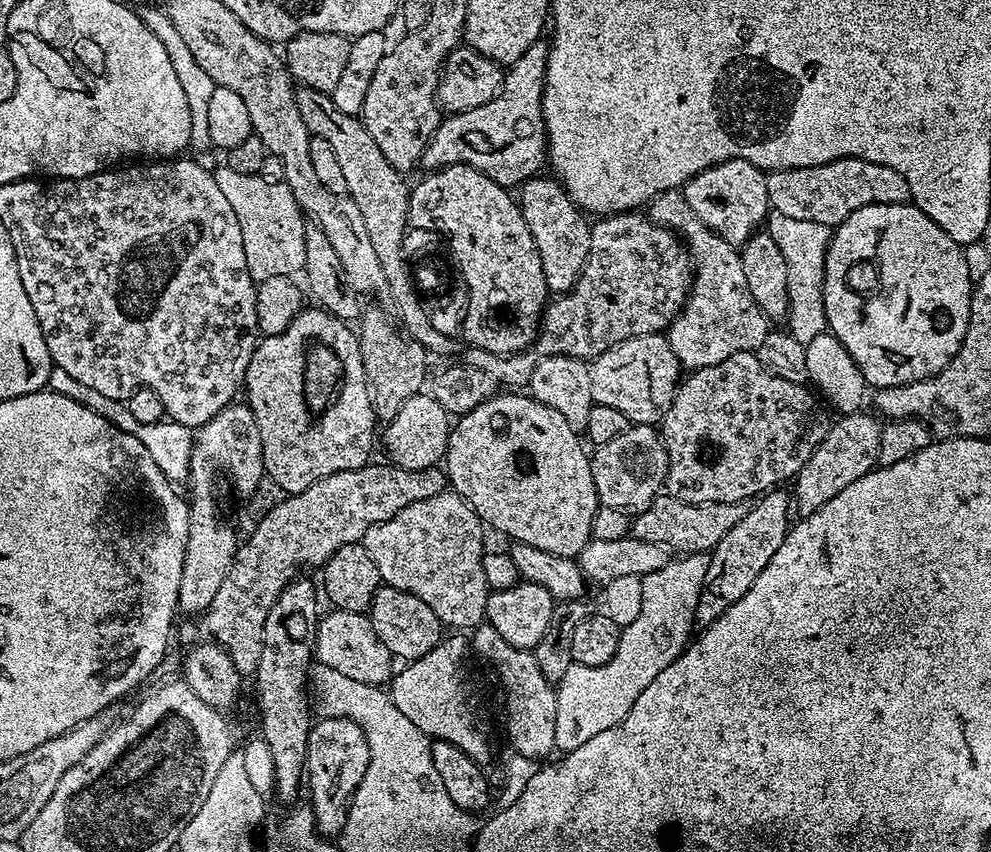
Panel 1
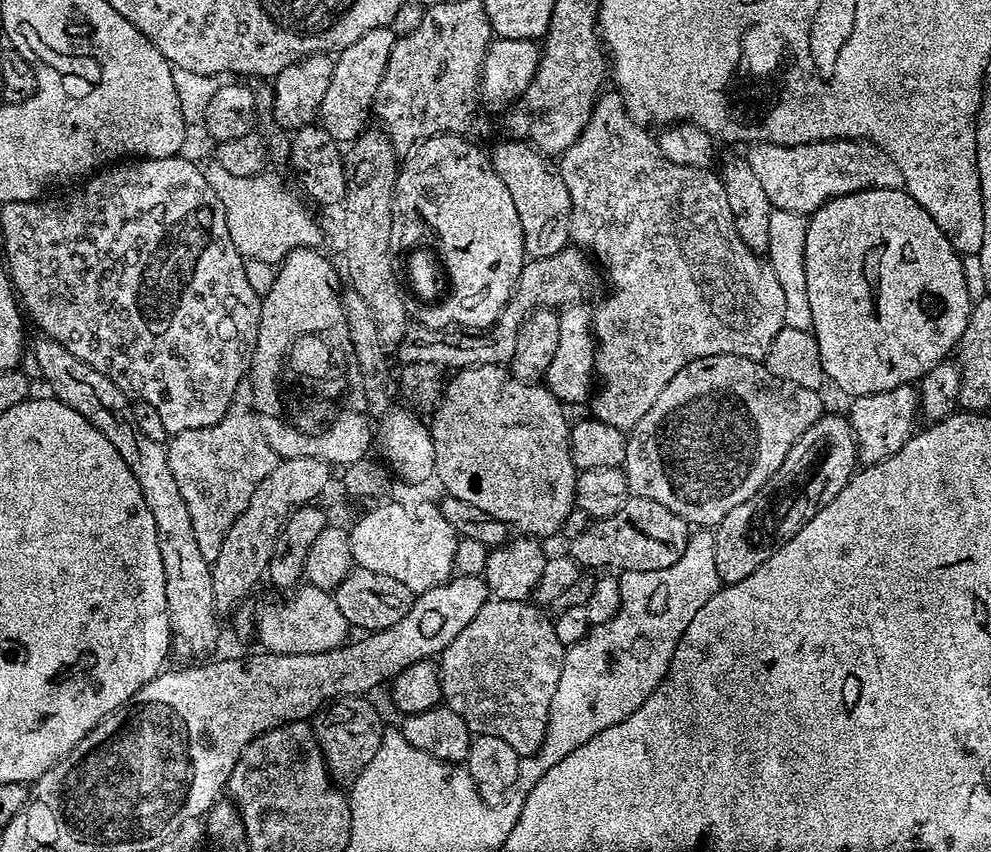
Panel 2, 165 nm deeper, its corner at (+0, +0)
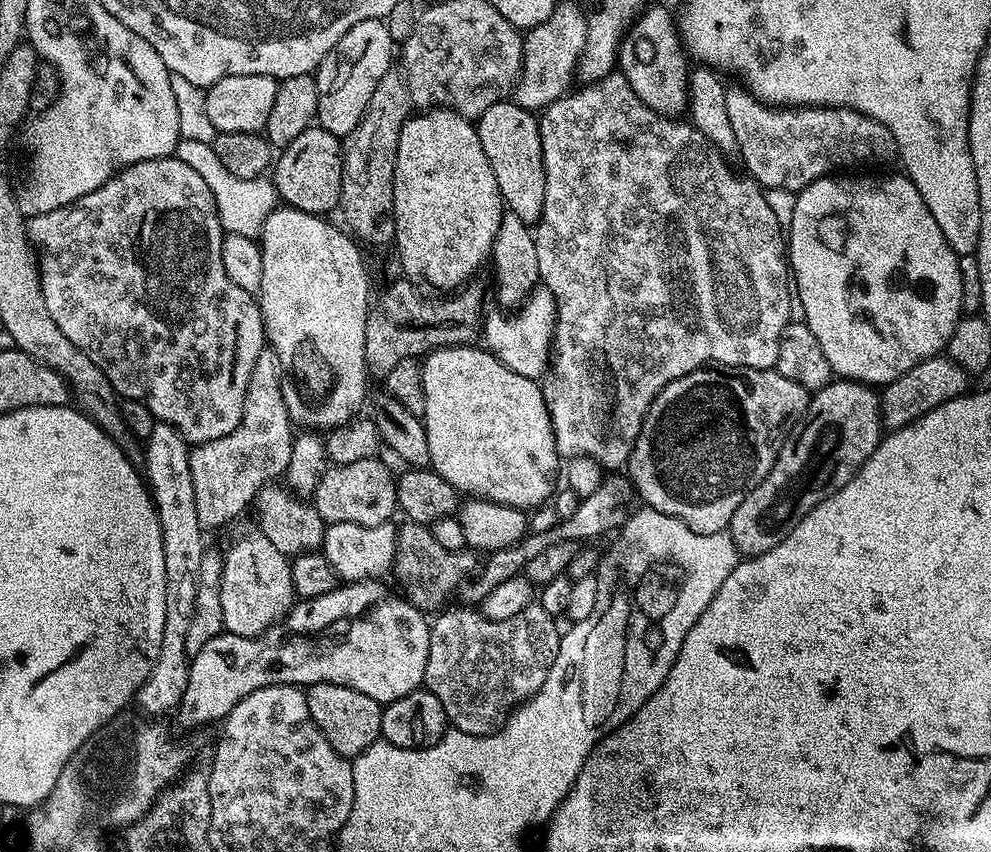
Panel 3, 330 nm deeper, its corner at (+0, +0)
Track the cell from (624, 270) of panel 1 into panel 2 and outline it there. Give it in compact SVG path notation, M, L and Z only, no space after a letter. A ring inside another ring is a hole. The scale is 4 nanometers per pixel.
M579 247L563 248L558 254L541 260L529 259L518 278L502 314L492 323L491 328L479 334L461 334L456 330L427 328L424 324L413 323L406 330L398 346L401 365L430 362L445 370L475 368L478 364L511 365L514 358L514 346L518 342L518 330L524 317L533 308L559 309L579 301L584 292L584 256Z

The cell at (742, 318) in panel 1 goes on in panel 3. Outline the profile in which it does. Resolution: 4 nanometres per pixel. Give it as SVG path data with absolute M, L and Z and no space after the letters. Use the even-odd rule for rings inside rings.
M619 70L612 71L606 78L602 78L597 84L581 87L581 92L577 90L569 91L567 96L543 109L539 113L538 119L540 122L540 137L542 138L542 162L546 172L546 202L542 206L542 214L540 221L534 226L534 235L536 237L536 253L538 254L538 274L540 275L540 284L550 290L550 294L554 296L556 303L556 329L552 335L552 355L548 371L542 377L542 387L544 390L544 405L550 418L552 419L552 429L554 430L554 438L556 439L556 451L561 457L571 458L574 456L588 456L592 460L596 460L601 466L608 470L616 470L619 466L627 465L628 455L632 453L634 442L638 438L638 434L642 430L642 422L644 415L648 413L648 407L656 401L656 396L670 382L674 382L678 378L682 378L686 374L690 374L696 368L703 368L715 362L717 365L733 364L739 368L770 368L775 369L776 359L778 358L778 342L782 330L792 320L790 314L790 298L794 294L790 287L790 265L786 255L786 232L785 229L778 226L778 218L774 218L774 210L770 210L770 205L766 203L764 197L764 189L747 174L735 172L730 165L727 164L725 153L720 152L712 143L705 138L691 122L685 122L680 118L665 118L658 115L654 110L650 110L650 106L646 106L646 102L642 102L642 98L638 98L638 94L634 94L634 90L630 86L630 82L626 82L626 78Z

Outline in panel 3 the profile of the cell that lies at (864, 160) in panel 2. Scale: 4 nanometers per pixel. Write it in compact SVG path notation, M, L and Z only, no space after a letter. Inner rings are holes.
M739 86L726 87L726 111L730 113L730 126L734 129L734 138L738 149L738 156L744 159L747 175L751 176L761 188L781 188L782 190L790 190L797 193L802 191L806 186L810 186L810 182L814 182L818 178L835 173L837 170L856 170L859 164L888 164L891 160L897 159L898 153L896 143L894 142L894 134L890 134L890 130L886 130L886 126L882 126L882 122L878 122L874 118L870 118L866 114L862 114L858 110L850 108L794 108L791 106L773 106L765 104L758 96L752 95L747 87Z

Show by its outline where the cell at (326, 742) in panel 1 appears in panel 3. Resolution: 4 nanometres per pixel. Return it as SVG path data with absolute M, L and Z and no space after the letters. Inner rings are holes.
M310 684L304 693L310 706L310 714L322 730L326 742L338 750L338 754L349 758L361 756L368 747L381 739L383 707L374 698L366 698L358 690L350 690L350 686L334 686L333 684Z

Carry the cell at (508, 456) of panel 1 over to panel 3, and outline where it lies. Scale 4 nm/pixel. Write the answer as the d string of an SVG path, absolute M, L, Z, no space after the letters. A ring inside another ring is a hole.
M480 346L440 348L437 352L430 352L427 356L423 357L420 373L422 374L422 386L424 387L424 414L422 419L426 432L426 440L429 443L430 467L433 472L437 472L442 478L446 478L446 482L450 482L450 486L455 488L457 493L469 494L483 500L493 500L499 504L523 508L525 510L538 507L544 499L547 501L553 495L554 487L552 488L552 479L555 476L557 479L558 469L562 464L562 457L556 451L556 439L554 438L554 430L552 429L552 419L544 405L544 390L537 381L526 378L522 374L514 374L514 370L510 370L498 357Z

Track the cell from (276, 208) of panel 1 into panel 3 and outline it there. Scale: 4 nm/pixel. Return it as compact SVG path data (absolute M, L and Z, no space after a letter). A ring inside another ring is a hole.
M180 139L176 143L174 155L177 160L186 162L186 166L190 166L190 170L197 172L206 182L206 186L210 186L210 194L214 194L218 218L225 233L233 232L253 238L259 237L266 218L278 207L276 185L271 179L234 178L234 174L230 174L230 170L226 170L226 166L222 166L222 162L218 162L218 154L214 154L212 145L206 142Z

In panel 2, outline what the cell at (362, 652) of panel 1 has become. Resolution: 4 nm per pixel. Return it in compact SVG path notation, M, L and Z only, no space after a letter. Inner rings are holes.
M304 582L292 594L289 600L268 604L255 613L254 636L260 639L261 649L278 654L318 654L339 648L349 639L350 625L342 618L331 591Z

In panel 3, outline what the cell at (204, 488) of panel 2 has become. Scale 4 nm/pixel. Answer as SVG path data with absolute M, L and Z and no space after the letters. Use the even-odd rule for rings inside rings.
M266 346L254 362L242 422L226 438L195 445L189 451L190 478L194 482L194 502L198 506L198 522L205 530L218 528L235 516L249 511L256 493L266 484L283 477L292 453L294 425L288 418L286 402L280 389L280 363L276 352Z

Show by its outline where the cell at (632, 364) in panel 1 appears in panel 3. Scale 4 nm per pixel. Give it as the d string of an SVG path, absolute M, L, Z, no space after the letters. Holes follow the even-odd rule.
M537 286L511 315L504 310L497 311L492 313L489 311L483 317L483 347L498 357L510 370L514 370L514 374L522 374L526 378L539 381L548 371L552 355L552 335L556 329L554 296L550 294L548 288Z

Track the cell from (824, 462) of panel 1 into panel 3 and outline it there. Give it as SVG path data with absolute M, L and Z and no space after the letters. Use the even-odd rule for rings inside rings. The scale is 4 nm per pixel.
M946 354L931 356L918 362L914 370L906 370L902 378L890 382L879 393L880 419L883 427L888 430L901 428L914 422L919 416L926 415L930 410L965 395L970 388L968 380L970 380L969 372L954 363Z

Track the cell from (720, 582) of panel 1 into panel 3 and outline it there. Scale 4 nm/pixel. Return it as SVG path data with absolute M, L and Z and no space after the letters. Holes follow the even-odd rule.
M843 378L833 379L825 388L819 388L809 399L808 408L791 432L784 437L784 445L776 456L770 474L734 510L734 518L728 523L726 531L732 535L734 546L741 557L747 558L766 554L766 550L774 550L778 542L782 542L830 494L842 490L850 478L856 476L857 470L868 461L870 454L880 445L882 439L882 421L880 419L880 398L877 389L870 384L859 384L856 380Z

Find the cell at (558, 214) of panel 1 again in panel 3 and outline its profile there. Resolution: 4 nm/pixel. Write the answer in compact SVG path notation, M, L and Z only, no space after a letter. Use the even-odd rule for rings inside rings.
M507 99L490 106L490 110L483 112L480 119L475 121L475 126L482 150L486 150L490 170L494 170L505 209L518 214L518 218L529 226L535 226L540 221L542 206L546 202L546 172L542 162L539 119Z

